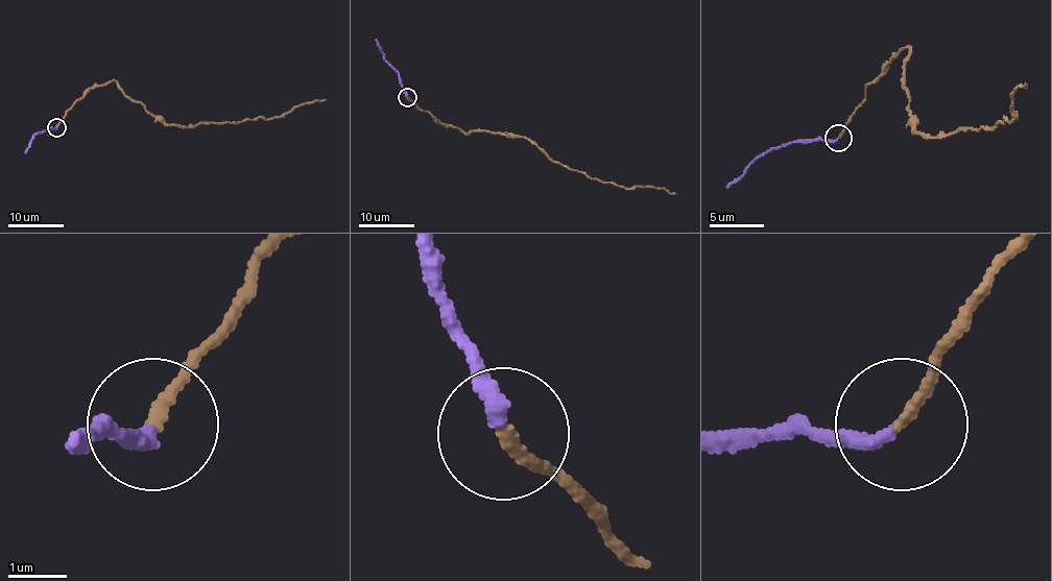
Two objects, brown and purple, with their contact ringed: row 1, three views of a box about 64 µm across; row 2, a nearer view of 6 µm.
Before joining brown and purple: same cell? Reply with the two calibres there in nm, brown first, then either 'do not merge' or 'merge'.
200 nm thick on the brown side, 280 nm on the other; do not merge

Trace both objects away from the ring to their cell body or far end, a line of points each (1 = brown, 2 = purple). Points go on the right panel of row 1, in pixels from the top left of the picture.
1: (838, 138), (903, 48), (903, 86), (918, 135), (995, 126), (1017, 116), (1011, 94), (1027, 83)
2: (838, 138), (770, 148), (726, 189)

